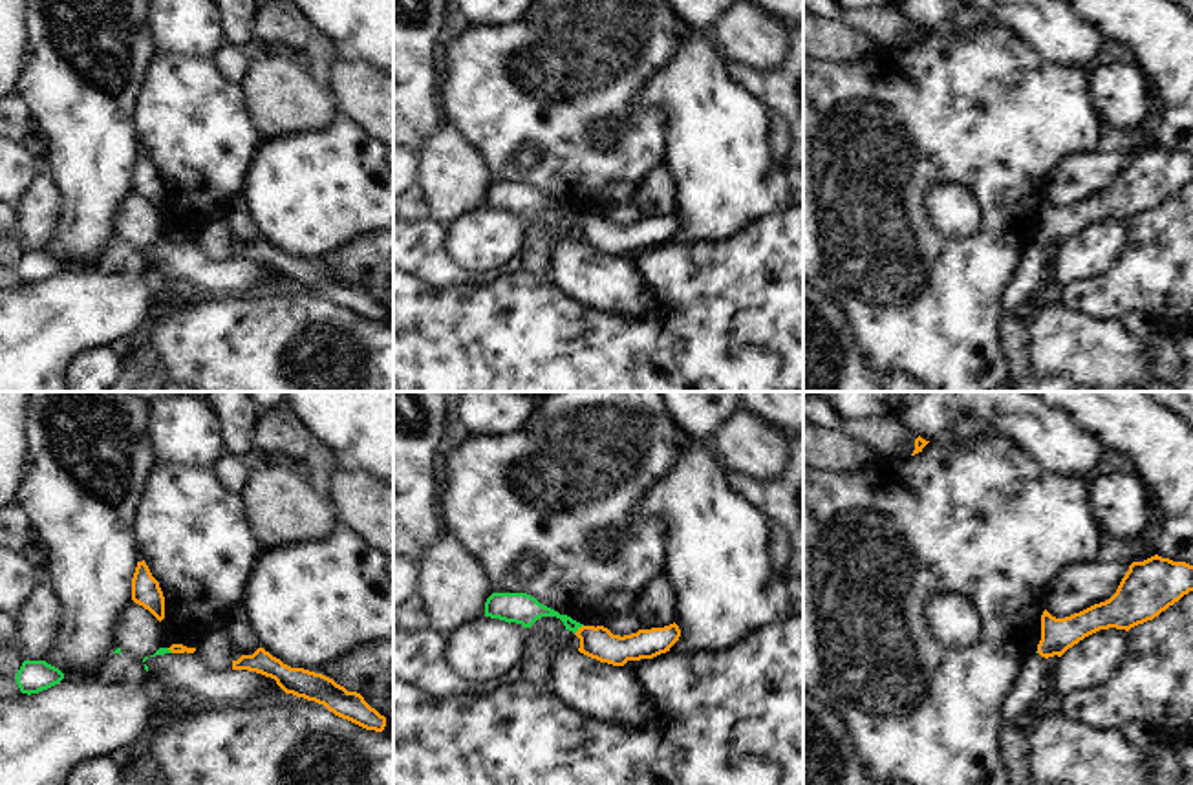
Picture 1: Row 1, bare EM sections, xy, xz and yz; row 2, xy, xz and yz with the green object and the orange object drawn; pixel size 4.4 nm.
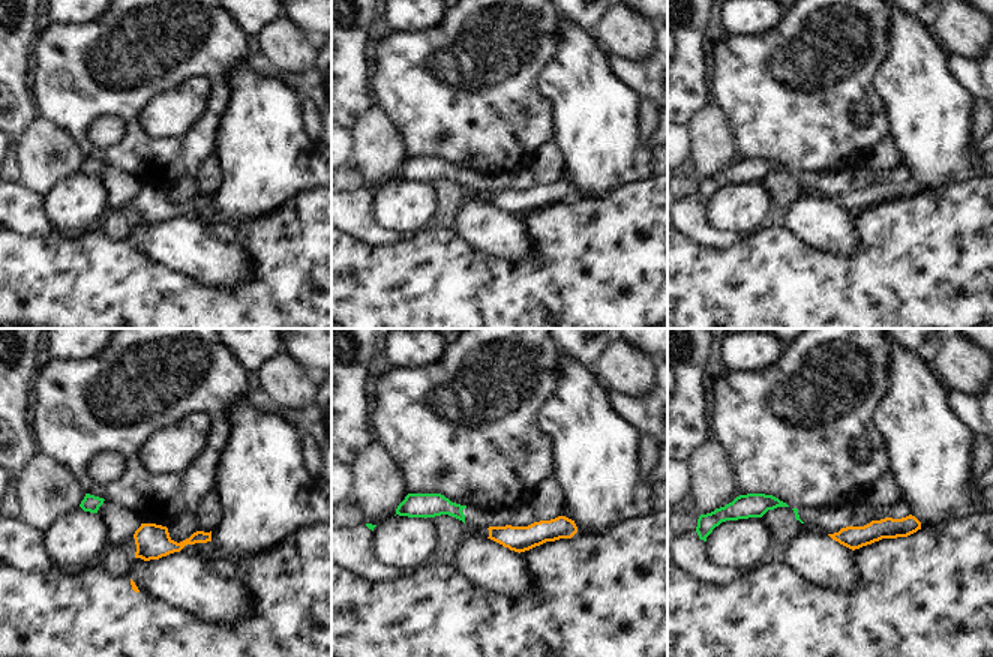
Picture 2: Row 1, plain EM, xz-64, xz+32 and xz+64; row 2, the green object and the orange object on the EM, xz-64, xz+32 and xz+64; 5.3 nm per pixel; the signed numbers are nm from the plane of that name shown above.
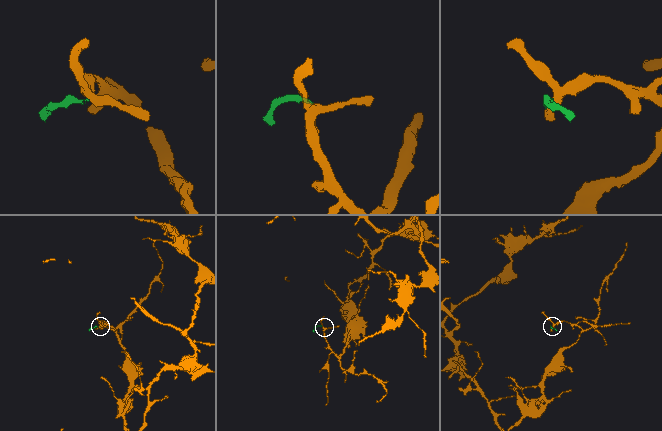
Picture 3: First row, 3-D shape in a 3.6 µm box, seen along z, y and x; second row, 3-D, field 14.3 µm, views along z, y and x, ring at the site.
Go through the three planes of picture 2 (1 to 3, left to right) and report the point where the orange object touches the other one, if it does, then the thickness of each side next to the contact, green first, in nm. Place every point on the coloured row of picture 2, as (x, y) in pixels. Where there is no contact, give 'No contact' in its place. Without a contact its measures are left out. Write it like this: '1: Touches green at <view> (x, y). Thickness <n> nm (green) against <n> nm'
1: No contact
2: No contact
3: No contact

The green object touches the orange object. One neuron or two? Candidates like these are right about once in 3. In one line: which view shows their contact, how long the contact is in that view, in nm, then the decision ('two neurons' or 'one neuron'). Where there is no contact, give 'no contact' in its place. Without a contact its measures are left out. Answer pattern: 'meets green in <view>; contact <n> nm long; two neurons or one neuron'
meets green in xz; contact 60 nm long; two neurons

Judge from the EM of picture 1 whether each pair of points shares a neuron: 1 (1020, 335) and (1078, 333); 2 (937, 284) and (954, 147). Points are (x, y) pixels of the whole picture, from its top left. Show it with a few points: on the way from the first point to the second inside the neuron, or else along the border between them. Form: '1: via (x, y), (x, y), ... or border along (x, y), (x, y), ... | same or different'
1: border along (1023, 324), (1029, 363), (1034, 372) | different
2: via (919, 249), (913, 229), (913, 187), (919, 182) | same

